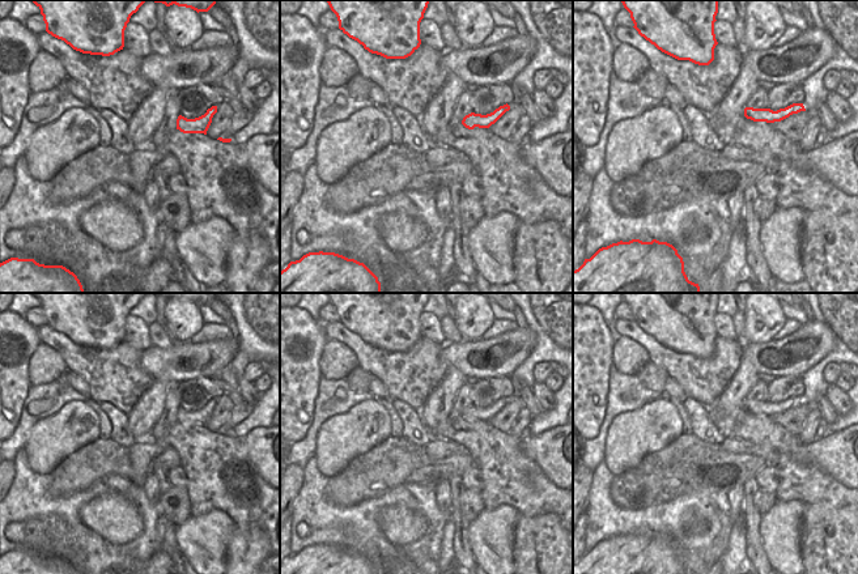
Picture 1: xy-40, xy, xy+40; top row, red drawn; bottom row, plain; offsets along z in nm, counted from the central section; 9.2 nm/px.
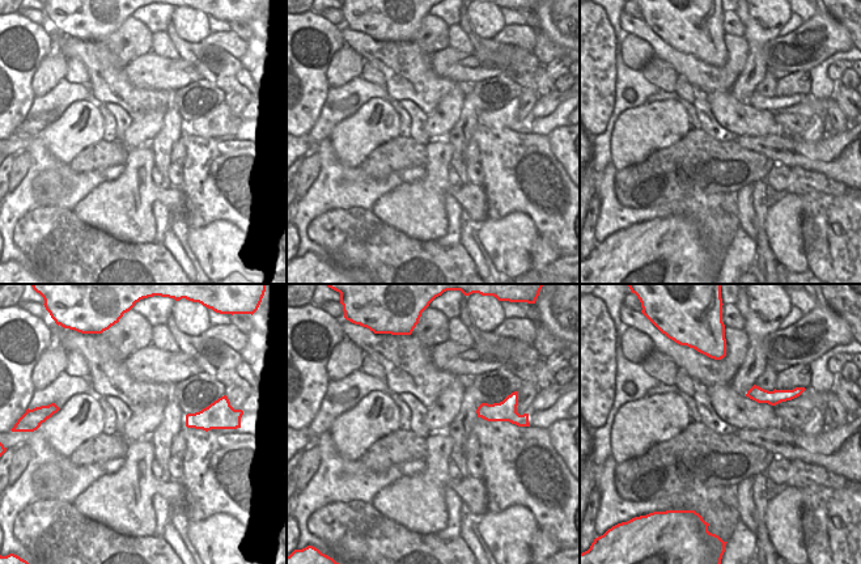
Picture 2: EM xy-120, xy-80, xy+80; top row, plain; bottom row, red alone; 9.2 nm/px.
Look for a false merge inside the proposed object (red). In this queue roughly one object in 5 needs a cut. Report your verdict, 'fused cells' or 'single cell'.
single cell

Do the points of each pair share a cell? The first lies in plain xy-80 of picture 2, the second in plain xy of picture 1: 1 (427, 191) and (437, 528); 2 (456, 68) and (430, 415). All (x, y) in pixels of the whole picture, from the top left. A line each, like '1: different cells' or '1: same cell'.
1: different cells
2: different cells

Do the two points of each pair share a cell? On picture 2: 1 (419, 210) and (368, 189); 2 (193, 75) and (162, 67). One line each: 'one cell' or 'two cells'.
1: two cells
2: one cell

